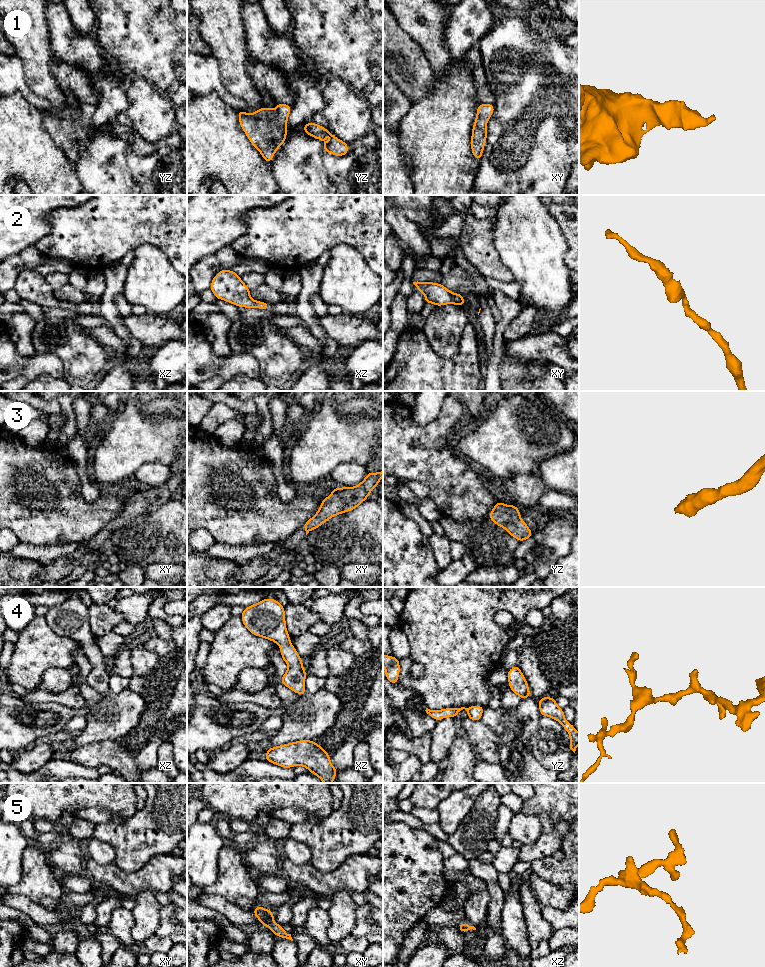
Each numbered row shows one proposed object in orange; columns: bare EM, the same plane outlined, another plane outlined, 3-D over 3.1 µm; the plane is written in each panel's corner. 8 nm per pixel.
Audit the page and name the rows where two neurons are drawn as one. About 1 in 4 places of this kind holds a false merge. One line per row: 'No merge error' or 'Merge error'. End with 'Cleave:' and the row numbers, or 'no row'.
1: No merge error
2: No merge error
3: No merge error
4: No merge error
5: No merge error
Cleave: no row

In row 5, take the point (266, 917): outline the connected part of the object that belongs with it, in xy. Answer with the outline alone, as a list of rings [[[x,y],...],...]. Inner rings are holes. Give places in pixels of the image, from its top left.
[[[256,906],[253,912],[255,917],[260,920],[261,924],[263,926],[269,927],[273,934],[279,936],[280,938],[286,938],[293,941],[291,934],[287,934],[284,931],[283,926],[274,922],[274,915],[272,911],[261,906]]]

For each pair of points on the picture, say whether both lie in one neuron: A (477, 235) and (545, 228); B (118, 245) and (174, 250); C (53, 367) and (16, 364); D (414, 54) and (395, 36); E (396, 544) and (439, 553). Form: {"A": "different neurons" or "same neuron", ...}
{"A": "different neurons", "B": "same neuron", "C": "same neuron", "D": "same neuron", "E": "different neurons"}

